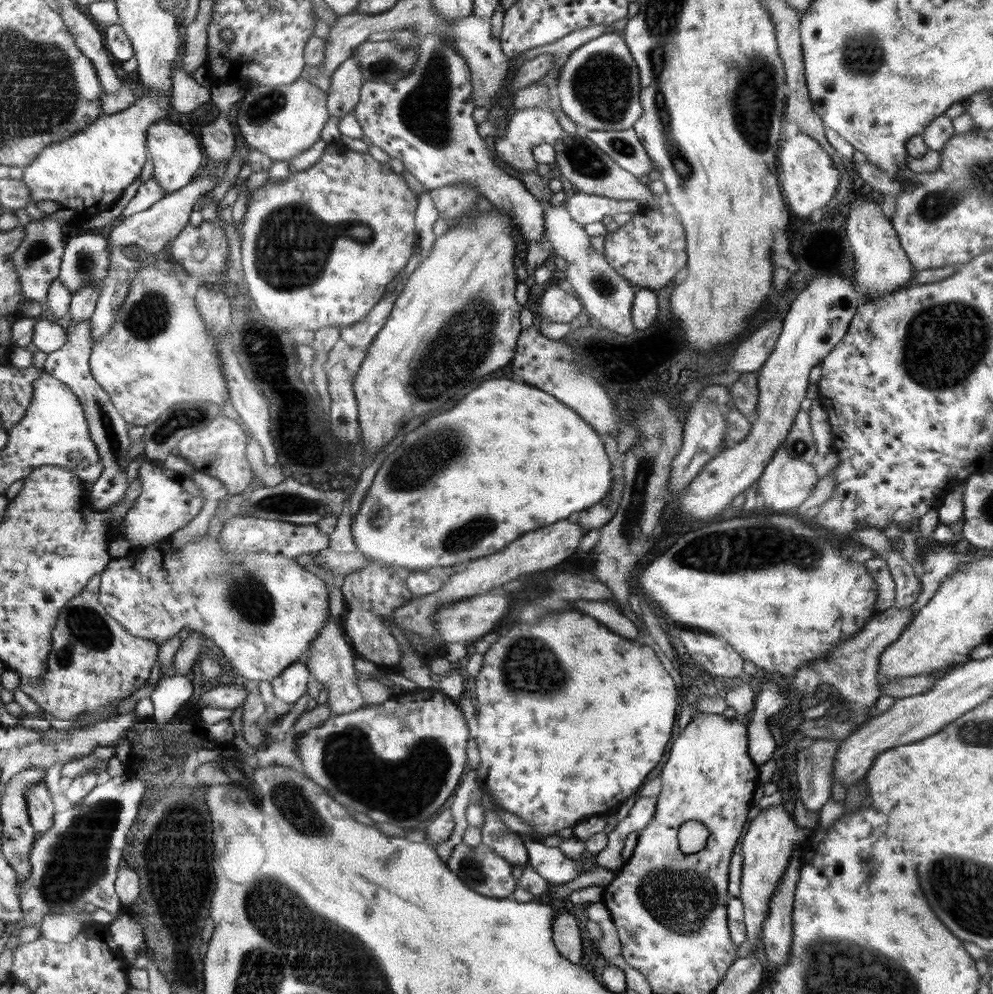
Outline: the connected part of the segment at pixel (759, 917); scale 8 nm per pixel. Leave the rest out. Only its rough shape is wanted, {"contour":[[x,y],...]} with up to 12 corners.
{"contour":[[782,805],[762,809],[742,838],[739,899],[754,953],[794,847],[807,832]]}

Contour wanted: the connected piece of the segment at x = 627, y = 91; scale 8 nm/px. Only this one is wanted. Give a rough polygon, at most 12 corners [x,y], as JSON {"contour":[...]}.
{"contour":[[614,32],[559,70],[561,109],[582,132],[642,116],[638,68]]}

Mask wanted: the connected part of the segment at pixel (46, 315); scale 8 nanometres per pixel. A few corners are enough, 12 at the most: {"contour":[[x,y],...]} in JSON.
{"contour":[[61,208],[24,225],[11,254],[23,296],[47,308],[65,249],[62,226],[77,220]]}

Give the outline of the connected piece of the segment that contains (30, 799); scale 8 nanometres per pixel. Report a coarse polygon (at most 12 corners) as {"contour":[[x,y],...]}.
{"contour":[[44,781],[26,793],[32,827],[52,828],[54,805]]}

